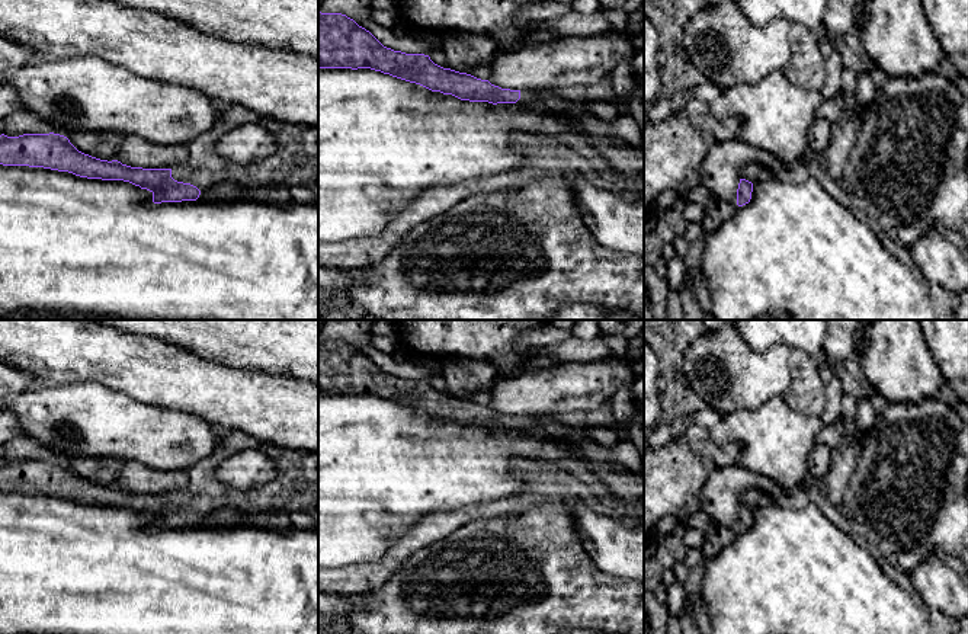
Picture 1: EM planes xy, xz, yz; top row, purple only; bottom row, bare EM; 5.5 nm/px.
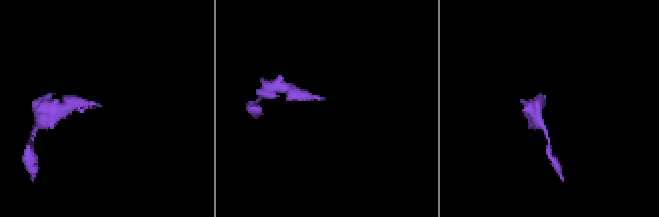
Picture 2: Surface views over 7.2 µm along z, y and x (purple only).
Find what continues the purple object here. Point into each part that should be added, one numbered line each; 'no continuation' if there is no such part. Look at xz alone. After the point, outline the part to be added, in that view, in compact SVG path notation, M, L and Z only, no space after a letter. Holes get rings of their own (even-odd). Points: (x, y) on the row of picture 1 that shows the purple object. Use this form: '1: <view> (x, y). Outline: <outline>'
1: xz (528, 98). Outline: M522 90L520 99L516 103L522 105L522 106L526 106L526 108L541 108L539 96L533 90Z

